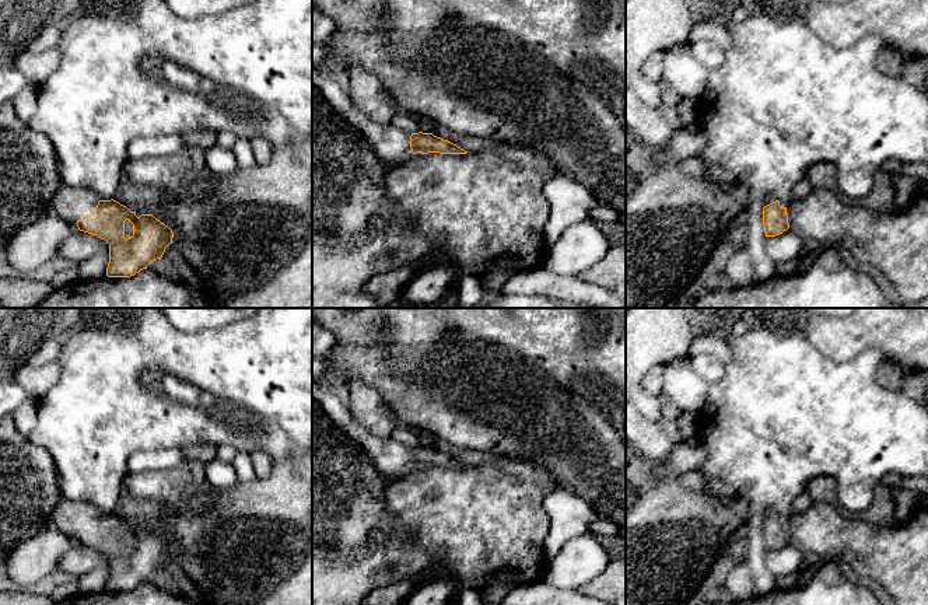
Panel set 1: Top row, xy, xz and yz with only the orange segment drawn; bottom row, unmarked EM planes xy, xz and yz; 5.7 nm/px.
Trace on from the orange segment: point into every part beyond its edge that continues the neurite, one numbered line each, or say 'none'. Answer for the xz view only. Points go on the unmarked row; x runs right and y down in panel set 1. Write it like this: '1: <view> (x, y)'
1: xz (392, 458)

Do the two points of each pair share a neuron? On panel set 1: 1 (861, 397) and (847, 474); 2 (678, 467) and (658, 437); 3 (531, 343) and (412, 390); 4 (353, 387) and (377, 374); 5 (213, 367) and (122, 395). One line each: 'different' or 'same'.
1: same
2: different
3: same
4: different
5: same

